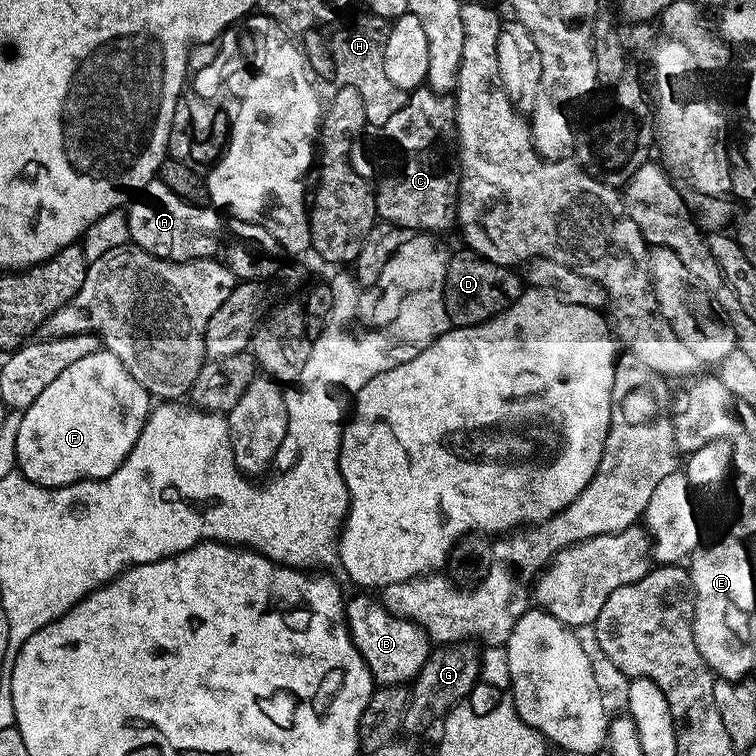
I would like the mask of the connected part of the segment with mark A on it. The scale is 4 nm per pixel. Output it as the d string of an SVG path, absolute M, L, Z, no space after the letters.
M159 178L149 182L127 205L126 215L129 241L163 260L206 260L221 251L221 213L211 206L191 204L178 198Z

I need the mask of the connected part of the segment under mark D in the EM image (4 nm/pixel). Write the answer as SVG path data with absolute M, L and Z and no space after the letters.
M471 250L452 252L448 257L444 279L444 301L449 321L457 328L469 328L486 322L499 312L505 312L526 290L519 271L507 264L495 264Z

